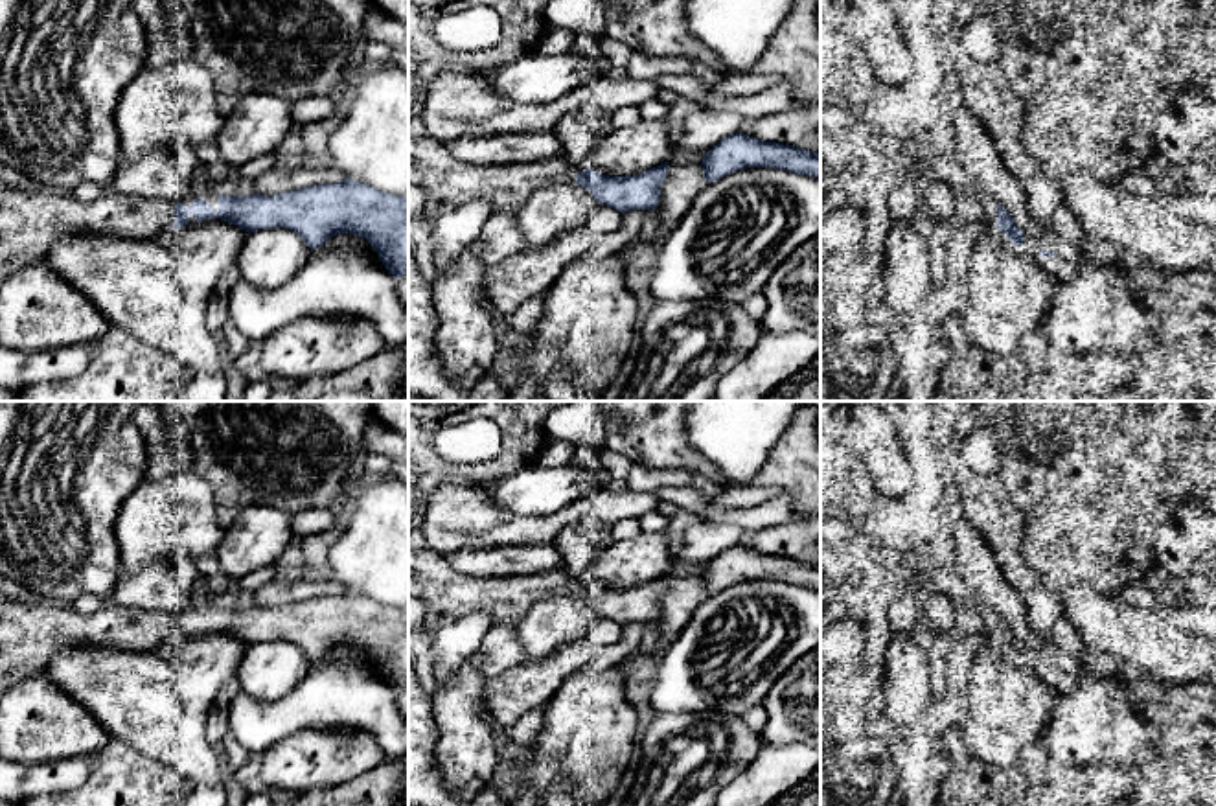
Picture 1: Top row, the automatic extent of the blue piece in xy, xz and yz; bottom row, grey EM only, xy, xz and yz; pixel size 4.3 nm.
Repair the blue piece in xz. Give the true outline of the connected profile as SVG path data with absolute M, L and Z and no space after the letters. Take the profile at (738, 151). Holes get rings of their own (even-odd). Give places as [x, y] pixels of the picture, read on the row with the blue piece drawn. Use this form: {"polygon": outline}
{"polygon": "M743 132L714 145L701 162L706 184L747 167L773 167L820 180L820 153L765 142Z"}

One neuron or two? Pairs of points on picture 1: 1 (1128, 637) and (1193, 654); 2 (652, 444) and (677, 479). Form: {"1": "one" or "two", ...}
{"1": "one", "2": "two"}

